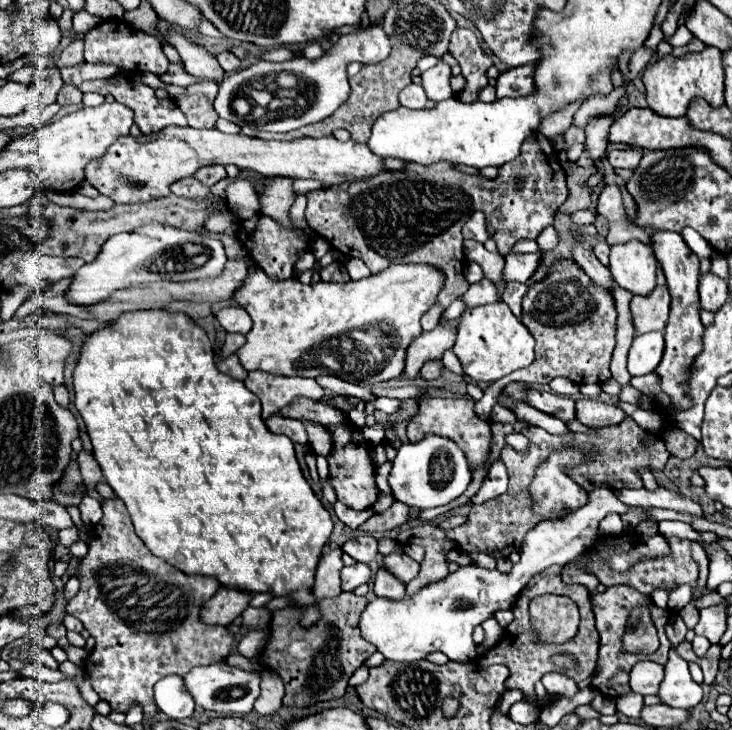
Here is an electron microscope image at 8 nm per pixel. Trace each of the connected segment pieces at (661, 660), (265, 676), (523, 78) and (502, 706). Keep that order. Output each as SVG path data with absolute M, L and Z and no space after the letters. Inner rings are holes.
M611 586L603 594L593 594L591 604L593 604L593 614L595 614L595 628L599 632L597 672L595 672L593 680L591 680L591 686L595 690L599 690L607 698L619 698L619 696L625 696L625 694L631 692L631 688L629 688L629 672L635 666L635 662L650 660L661 665L665 665L665 662L667 662L669 640L667 640L663 628L669 622L669 616L667 616L665 610L661 610L657 606L651 606L651 618L653 618L653 624L655 624L655 628L659 632L659 640L661 640L661 646L659 646L659 650L655 654L649 654L649 656L623 656L623 652L621 652L621 636L627 630L629 610L633 610L635 606L643 606L645 596L641 592L637 592L635 588L631 588L631 586Z
M263 670L261 672L261 694L255 700L255 712L257 714L275 714L281 708L281 698L283 698L283 682L275 672Z
M535 64L527 66L517 66L507 72L503 72L497 78L497 98L519 98L519 96L529 96L535 94Z
M515 689L515 690L507 690L503 693L501 696L501 699L496 707L496 710L499 710L502 714L507 714L509 711L510 707L523 699L523 694L520 690Z

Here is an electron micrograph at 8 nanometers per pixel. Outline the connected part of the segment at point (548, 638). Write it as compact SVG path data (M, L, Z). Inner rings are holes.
M543 594L533 598L529 604L529 612L532 625L539 633L539 642L561 644L575 636L580 622L576 607L570 598L557 594ZM570 608L571 612L568 613ZM575 618L577 622L573 626Z

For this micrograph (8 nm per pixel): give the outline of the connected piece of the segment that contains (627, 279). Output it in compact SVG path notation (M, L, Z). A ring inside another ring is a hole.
M639 240L611 246L609 270L613 274L613 280L631 294L649 296L657 286L657 260L653 248Z

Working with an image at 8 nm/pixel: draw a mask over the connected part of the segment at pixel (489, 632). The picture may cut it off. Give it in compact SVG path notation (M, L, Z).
M495 618L485 620L481 626L483 626L483 630L485 630L485 644L487 644L487 646L495 646L495 644L499 642L499 638L503 636L503 628L497 624Z

